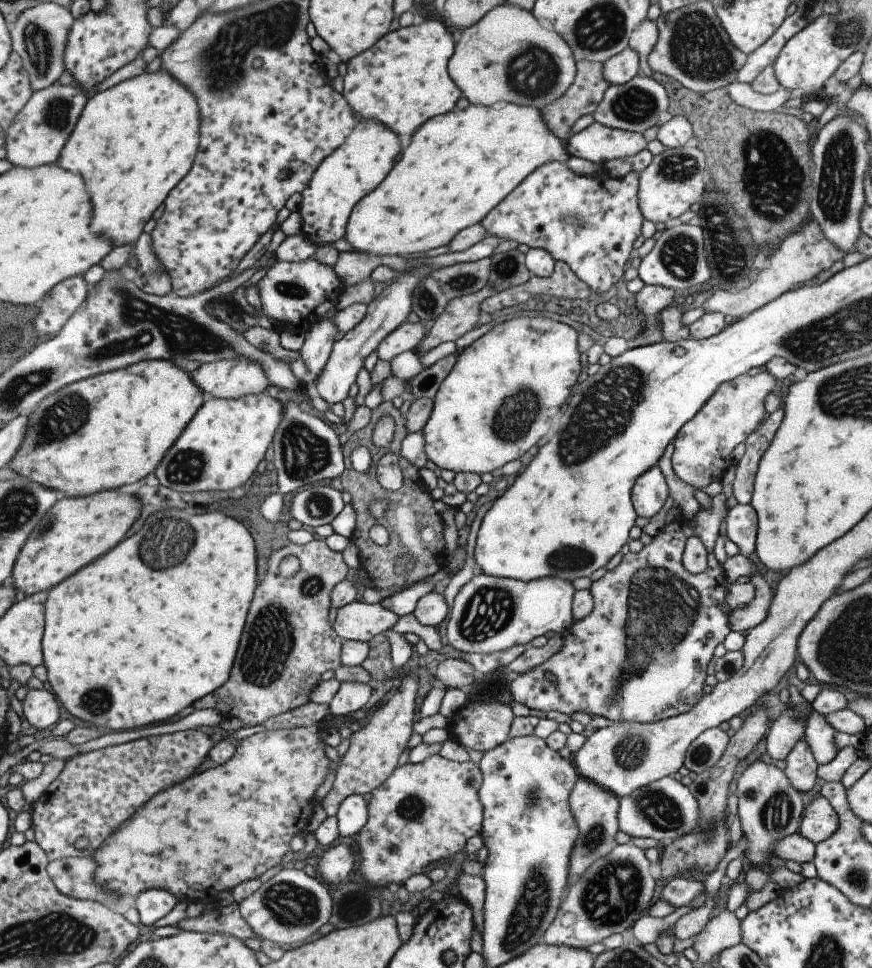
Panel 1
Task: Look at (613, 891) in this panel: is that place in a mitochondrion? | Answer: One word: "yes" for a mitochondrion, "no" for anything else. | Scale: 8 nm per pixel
yes

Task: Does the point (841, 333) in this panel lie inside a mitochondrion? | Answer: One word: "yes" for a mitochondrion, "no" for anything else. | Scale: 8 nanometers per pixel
yes

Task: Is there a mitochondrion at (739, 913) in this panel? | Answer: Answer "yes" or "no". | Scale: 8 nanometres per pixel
no

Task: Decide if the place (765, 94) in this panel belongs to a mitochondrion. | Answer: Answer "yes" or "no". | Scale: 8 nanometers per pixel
no

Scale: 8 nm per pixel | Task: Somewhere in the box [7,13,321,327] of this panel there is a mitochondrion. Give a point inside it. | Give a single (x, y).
(37, 42)

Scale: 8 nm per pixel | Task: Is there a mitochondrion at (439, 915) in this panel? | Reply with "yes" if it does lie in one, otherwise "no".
no

